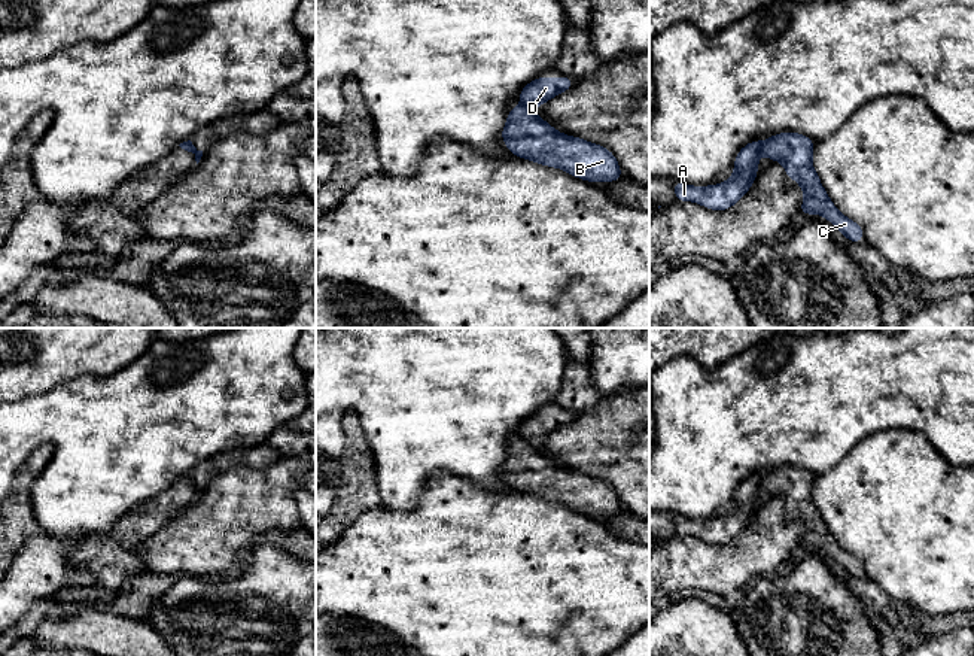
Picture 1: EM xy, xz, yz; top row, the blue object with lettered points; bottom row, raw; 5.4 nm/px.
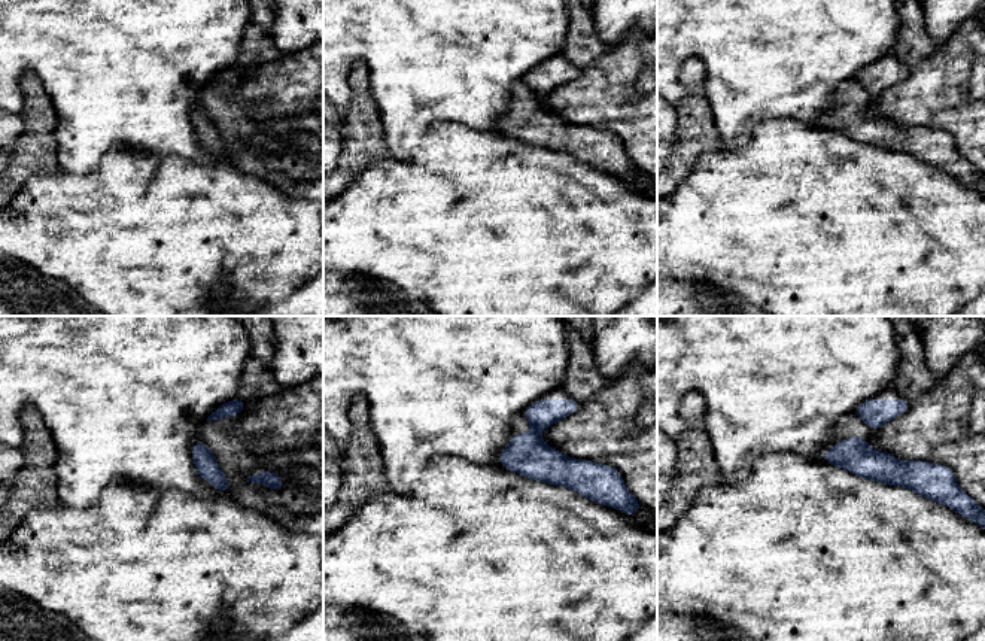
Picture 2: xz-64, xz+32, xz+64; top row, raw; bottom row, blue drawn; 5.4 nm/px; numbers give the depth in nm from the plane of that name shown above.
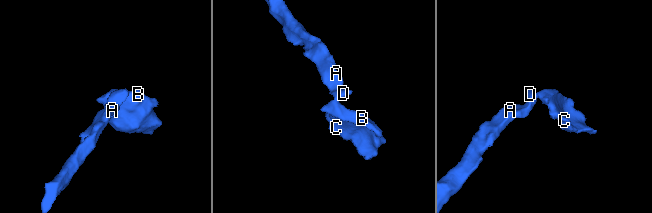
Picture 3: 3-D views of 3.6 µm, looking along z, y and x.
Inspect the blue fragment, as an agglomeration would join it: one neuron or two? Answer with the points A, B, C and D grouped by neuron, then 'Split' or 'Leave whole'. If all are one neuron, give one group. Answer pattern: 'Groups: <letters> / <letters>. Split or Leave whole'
Groups: A D / B C. Split

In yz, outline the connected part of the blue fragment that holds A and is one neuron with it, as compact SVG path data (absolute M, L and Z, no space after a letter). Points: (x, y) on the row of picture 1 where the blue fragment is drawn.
M752 140L743 146L734 158L733 176L724 183L690 186L681 180L673 180L675 200L694 201L713 212L733 207L751 189L758 174L760 152L760 140Z

